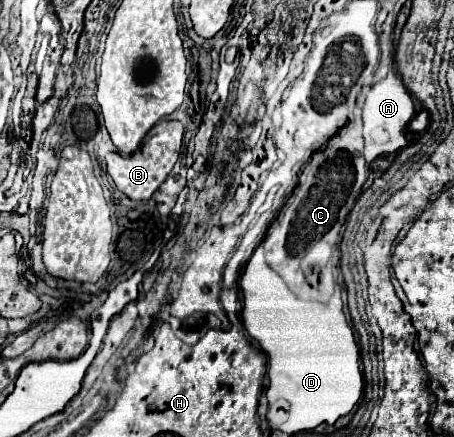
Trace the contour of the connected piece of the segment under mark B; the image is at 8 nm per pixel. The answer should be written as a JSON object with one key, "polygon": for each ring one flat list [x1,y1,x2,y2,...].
{"polygon":[[163,119,147,131,147,135,143,137,143,141,135,153,131,153,131,155,121,155,117,151,107,153,105,155,107,173,115,181,117,189,135,201,147,201,155,193,155,189,165,181,165,177,171,173,171,169,179,157,179,151,181,151,183,131,185,129,183,129,181,121]]}

